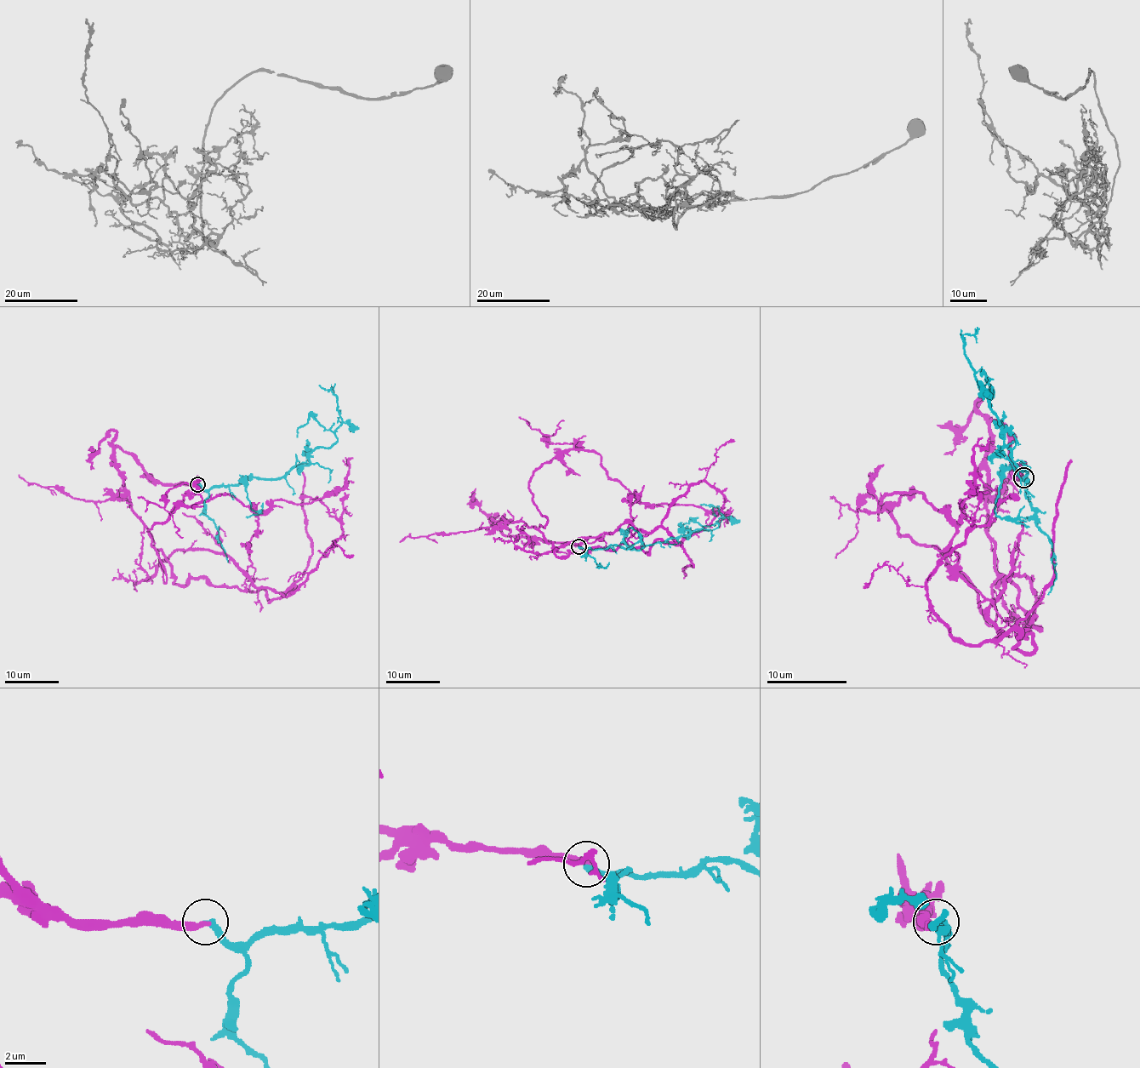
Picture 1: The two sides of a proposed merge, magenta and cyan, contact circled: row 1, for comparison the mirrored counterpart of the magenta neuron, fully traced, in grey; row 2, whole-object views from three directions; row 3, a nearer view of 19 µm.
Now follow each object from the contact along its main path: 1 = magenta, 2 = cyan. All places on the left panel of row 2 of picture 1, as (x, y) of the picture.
1: (198, 484), (162, 484), (114, 449), (130, 510), (176, 584), (247, 581), (288, 596), (342, 534), (299, 498)
2: (198, 484), (210, 489), (253, 477), (284, 477), (315, 449), (328, 448), (342, 421), (331, 390), (335, 383)

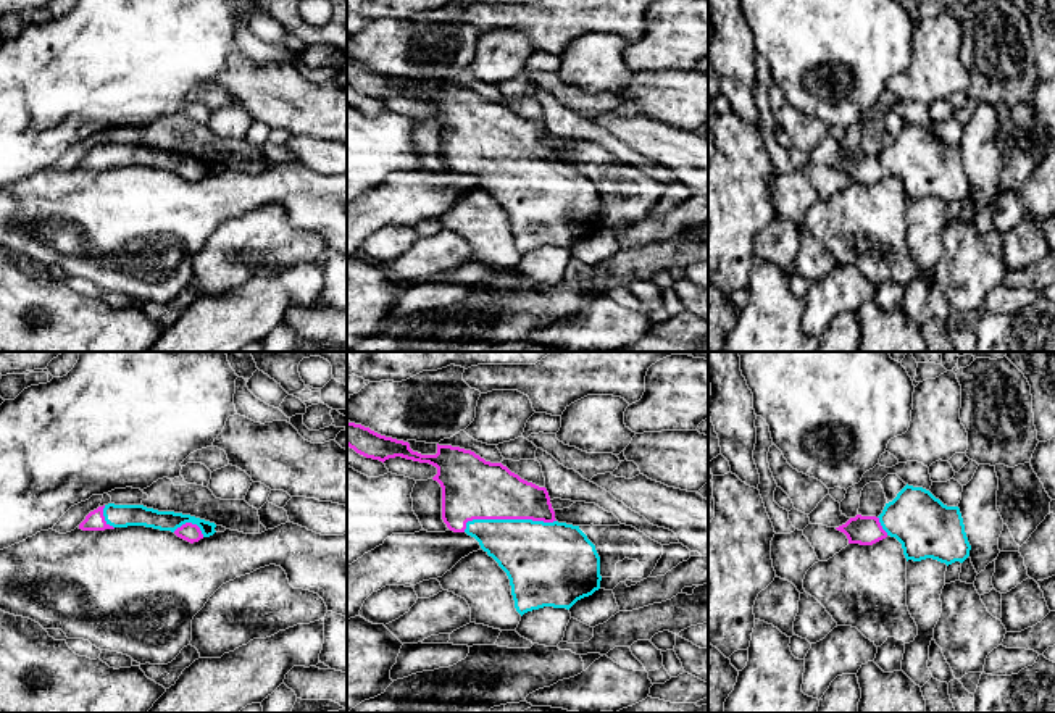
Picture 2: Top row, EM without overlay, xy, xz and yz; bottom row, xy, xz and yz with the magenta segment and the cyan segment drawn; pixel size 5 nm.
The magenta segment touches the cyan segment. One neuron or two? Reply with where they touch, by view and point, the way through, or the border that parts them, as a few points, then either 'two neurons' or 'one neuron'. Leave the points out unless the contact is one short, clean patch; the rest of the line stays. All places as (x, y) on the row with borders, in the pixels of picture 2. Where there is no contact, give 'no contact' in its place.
xz (507, 518) | across xz (471, 487), (507, 518), (537, 557) | one neuron

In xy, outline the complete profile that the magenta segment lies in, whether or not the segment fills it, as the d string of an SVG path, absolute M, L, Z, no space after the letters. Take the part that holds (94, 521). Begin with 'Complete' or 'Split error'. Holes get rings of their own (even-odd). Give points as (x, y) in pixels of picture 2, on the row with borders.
Split error. M108 503L90 511L79 524L82 531L105 531L127 526L145 526L160 531L171 531L177 537L194 544L213 536L216 524L174 511L158 511L144 505Z

